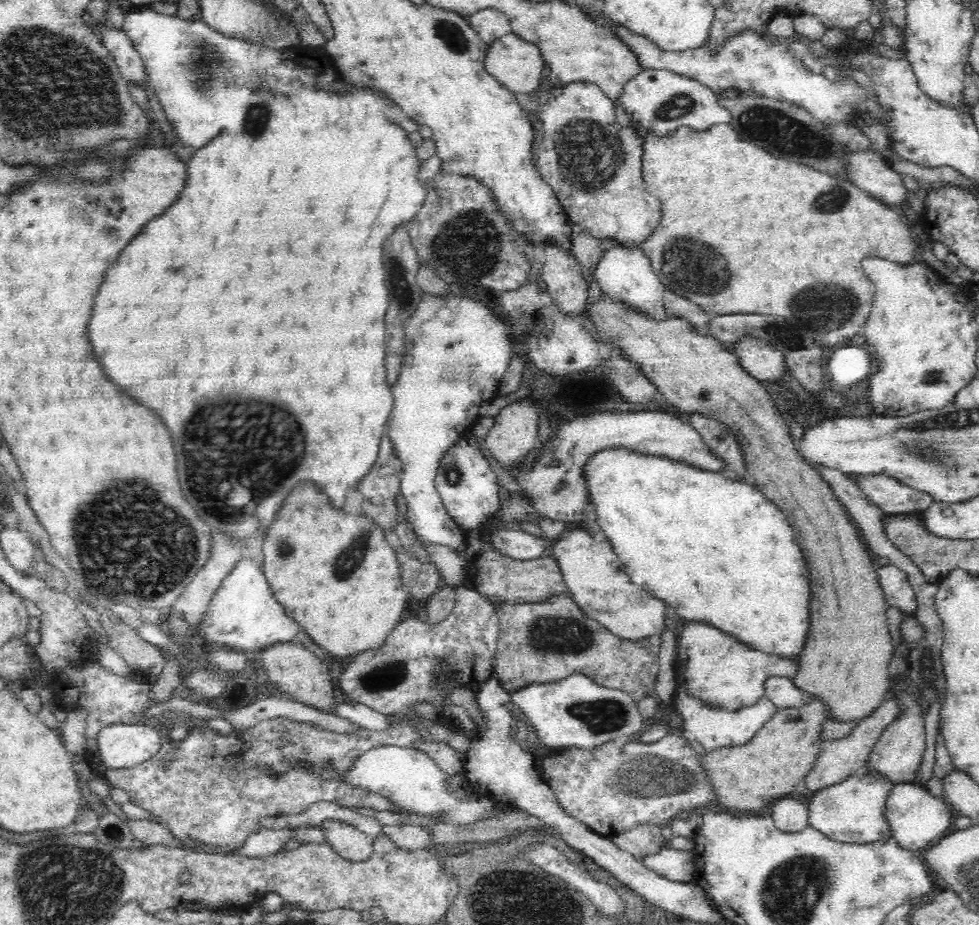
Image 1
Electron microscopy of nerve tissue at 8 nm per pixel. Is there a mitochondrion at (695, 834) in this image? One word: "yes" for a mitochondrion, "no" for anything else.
no

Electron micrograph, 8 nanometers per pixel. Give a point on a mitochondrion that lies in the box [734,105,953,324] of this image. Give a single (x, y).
(831, 202)

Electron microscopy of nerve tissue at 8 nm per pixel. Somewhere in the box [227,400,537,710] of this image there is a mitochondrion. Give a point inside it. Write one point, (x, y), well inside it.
(346, 564)

